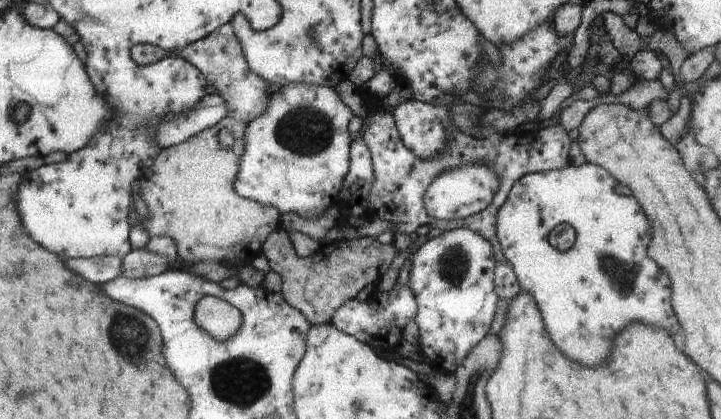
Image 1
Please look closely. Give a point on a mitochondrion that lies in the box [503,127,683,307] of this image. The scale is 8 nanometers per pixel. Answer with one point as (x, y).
(624, 288)

